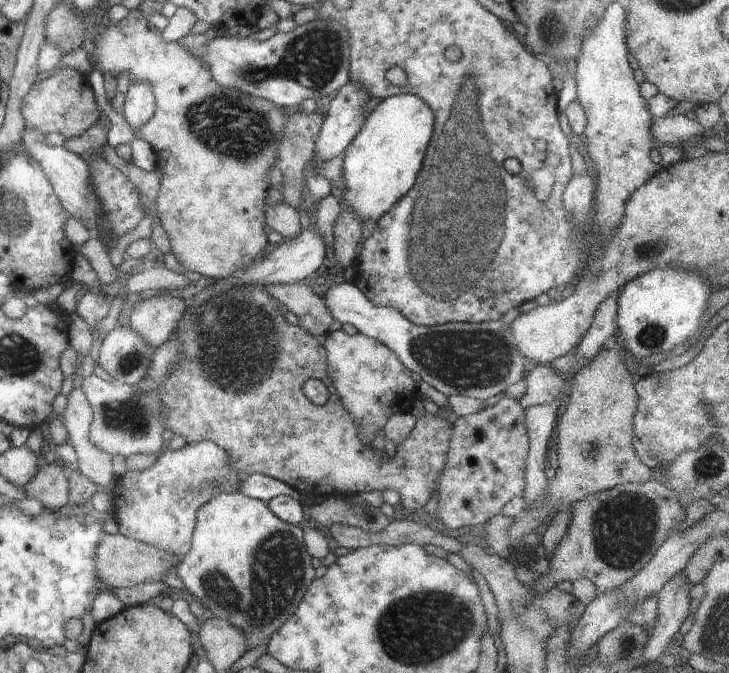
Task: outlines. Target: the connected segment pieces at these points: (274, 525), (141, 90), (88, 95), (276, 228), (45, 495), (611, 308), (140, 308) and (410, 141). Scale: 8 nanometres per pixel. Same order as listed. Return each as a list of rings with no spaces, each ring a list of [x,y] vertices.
[[[224,491],[197,510],[190,550],[181,557],[174,572],[184,582],[184,588],[201,600],[208,614],[230,621],[245,634],[250,650],[264,640],[267,643],[268,638],[294,614],[314,580],[312,561],[301,526],[280,520],[261,500],[247,497],[240,491]]]
[[[131,81],[125,95],[123,111],[123,116],[134,131],[152,118],[155,96],[151,82]]]
[[[72,68],[56,70],[48,78],[33,84],[23,98],[21,106],[25,126],[39,129],[44,136],[56,132],[66,139],[84,134],[88,126],[96,124],[98,120],[96,98],[90,85],[82,74],[78,74]]]
[[[286,201],[275,204],[263,202],[263,214],[267,230],[280,233],[285,240],[294,238],[302,230],[298,210],[291,207]]]
[[[41,461],[37,474],[26,486],[27,497],[39,500],[44,509],[56,512],[69,502],[69,479],[54,463]]]
[[[619,291],[612,292],[596,309],[590,328],[584,333],[580,344],[577,346],[576,358],[592,360],[604,347],[608,338],[615,336],[618,328],[615,323],[617,313],[617,298]]]
[[[171,292],[160,293],[155,298],[134,304],[129,327],[156,349],[179,328],[179,320],[186,308],[185,298]]]
[[[416,95],[382,99],[349,142],[342,165],[343,204],[360,220],[378,222],[414,186],[433,133],[434,115]]]

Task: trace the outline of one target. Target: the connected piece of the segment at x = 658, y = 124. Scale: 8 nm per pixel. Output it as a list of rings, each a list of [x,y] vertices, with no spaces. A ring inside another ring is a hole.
[[[666,114],[663,117],[653,117],[651,133],[656,145],[661,146],[659,142],[664,142],[666,146],[668,142],[672,146],[678,146],[678,144],[688,142],[690,138],[704,136],[705,128],[700,126],[693,114],[673,116]]]

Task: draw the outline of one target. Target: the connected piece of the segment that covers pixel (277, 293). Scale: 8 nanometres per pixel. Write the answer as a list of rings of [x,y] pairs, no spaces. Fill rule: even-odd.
[[[308,284],[265,285],[264,289],[282,306],[290,311],[304,330],[315,337],[342,330],[340,324],[327,309],[323,298]]]

